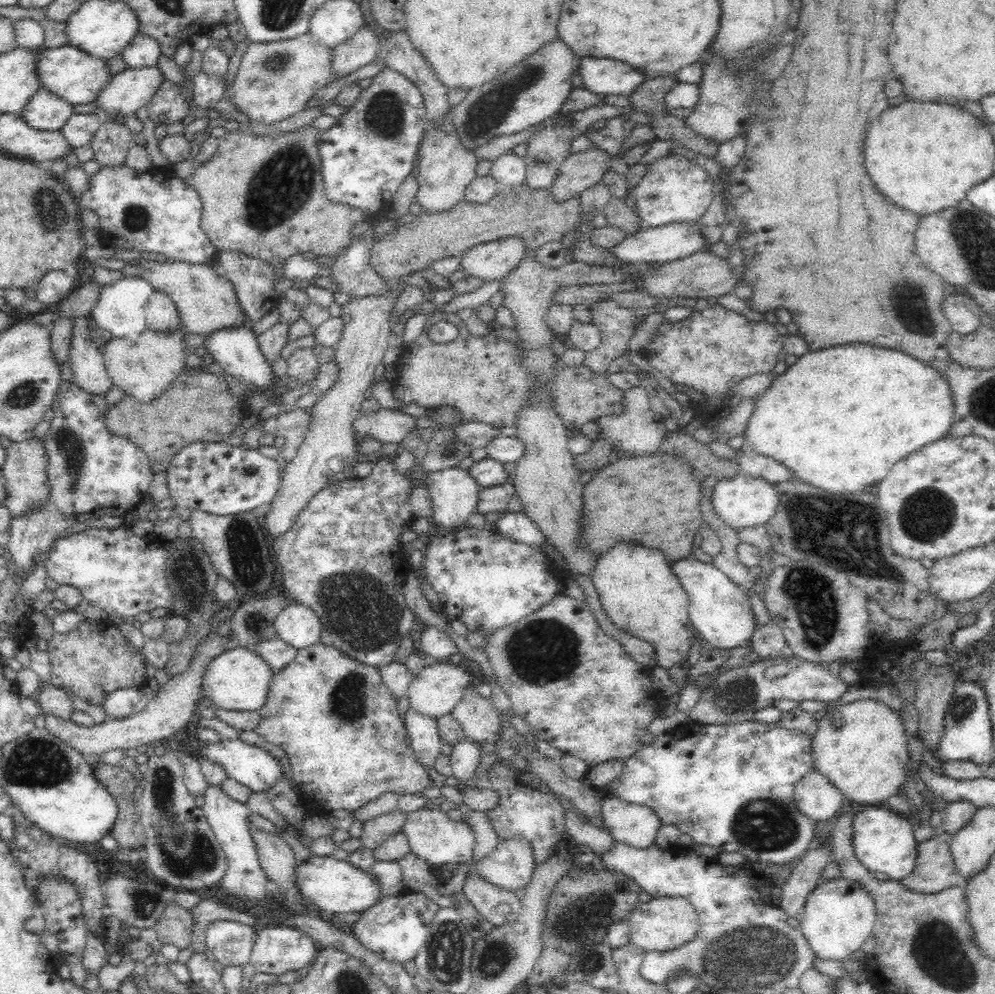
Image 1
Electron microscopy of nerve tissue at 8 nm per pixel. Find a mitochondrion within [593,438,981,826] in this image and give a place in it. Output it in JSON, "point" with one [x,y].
{"point":[813,521]}

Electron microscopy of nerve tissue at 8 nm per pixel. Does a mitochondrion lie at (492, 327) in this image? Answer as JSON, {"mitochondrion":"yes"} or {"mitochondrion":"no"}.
{"mitochondrion":"no"}

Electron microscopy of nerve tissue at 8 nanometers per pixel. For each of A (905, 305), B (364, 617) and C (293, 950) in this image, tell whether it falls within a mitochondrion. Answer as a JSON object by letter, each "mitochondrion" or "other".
{"A":"mitochondrion","B":"mitochondrion","C":"other"}

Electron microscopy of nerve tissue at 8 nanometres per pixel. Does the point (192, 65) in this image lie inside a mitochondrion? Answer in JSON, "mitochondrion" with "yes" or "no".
{"mitochondrion":"no"}

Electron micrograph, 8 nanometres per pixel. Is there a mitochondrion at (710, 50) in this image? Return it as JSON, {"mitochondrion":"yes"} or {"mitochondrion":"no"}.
{"mitochondrion":"no"}

